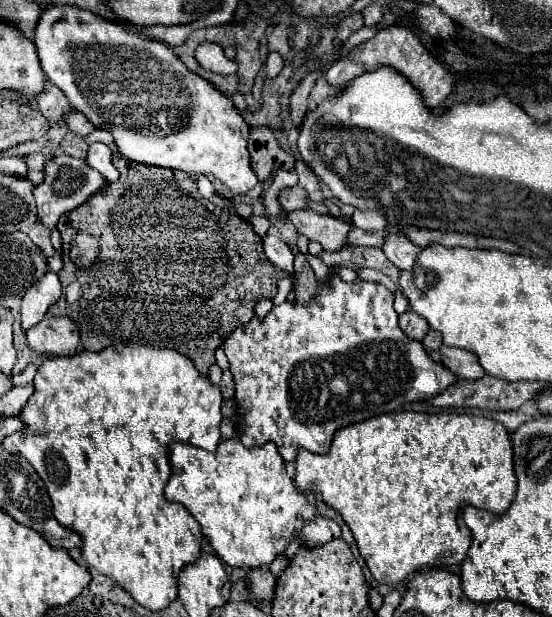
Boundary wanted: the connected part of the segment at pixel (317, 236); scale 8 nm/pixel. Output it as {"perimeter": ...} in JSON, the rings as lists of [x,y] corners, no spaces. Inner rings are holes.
{"perimeter":[[[311,209],[291,211],[291,213],[287,213],[287,217],[301,235],[305,235],[309,241],[321,243],[325,251],[341,249],[345,245],[347,233],[351,229],[351,225],[345,223],[343,219],[335,219],[331,215],[321,215]]]}

